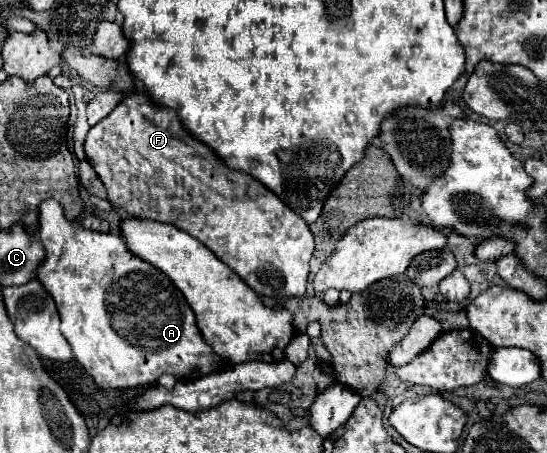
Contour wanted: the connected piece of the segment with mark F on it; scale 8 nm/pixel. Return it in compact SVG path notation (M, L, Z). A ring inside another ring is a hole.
M129 93L103 121L93 125L85 137L87 161L107 189L107 199L137 219L173 223L207 245L229 265L255 293L271 295L277 303L287 297L305 297L309 259L313 255L313 233L273 191L247 173L229 169L211 147L195 139L179 115L155 105L147 95Z

